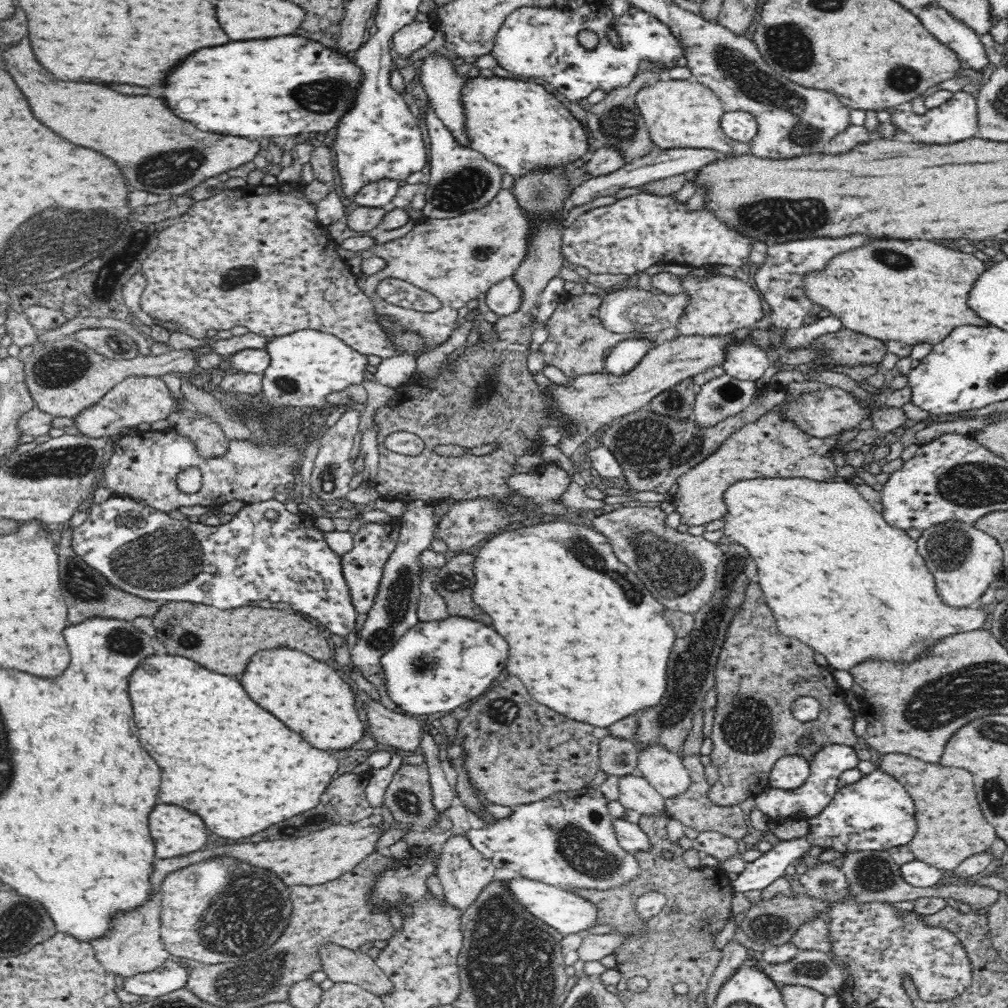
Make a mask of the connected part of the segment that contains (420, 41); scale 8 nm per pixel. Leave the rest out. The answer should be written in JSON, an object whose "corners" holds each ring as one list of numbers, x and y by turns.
{"corners":[[414,20,412,24,402,27,393,34,393,49,402,58,410,58,412,52,416,52,418,48,422,48,434,38,435,31,436,28,431,21,420,22]]}

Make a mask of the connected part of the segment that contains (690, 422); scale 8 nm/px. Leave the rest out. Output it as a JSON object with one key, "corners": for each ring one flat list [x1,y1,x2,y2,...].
{"corners":[[766,387,760,396,754,396,746,410,707,427,700,427,692,417,686,419,672,418,646,410,646,408,640,408,632,414,614,419,608,424,606,430,602,432,600,442,602,442,602,446,610,450,612,456,622,467,625,482,629,488,642,490,644,484,648,482,648,476,666,472,666,470,670,470,670,466,677,467,690,459,688,466,694,468,696,464,700,464,710,454,714,454,734,432,746,424,750,424,750,422,756,422,758,418,783,403,787,397,788,394,784,394,784,392]]}

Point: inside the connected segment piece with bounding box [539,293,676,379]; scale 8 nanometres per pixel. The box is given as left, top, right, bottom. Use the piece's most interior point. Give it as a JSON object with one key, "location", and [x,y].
{"location":[578,344]}

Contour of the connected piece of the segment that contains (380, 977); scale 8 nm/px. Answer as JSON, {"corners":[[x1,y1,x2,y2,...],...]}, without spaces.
{"corners":[[323,944,318,950,321,970,335,983,354,983,376,996,391,993,393,984,368,954,359,950]]}

